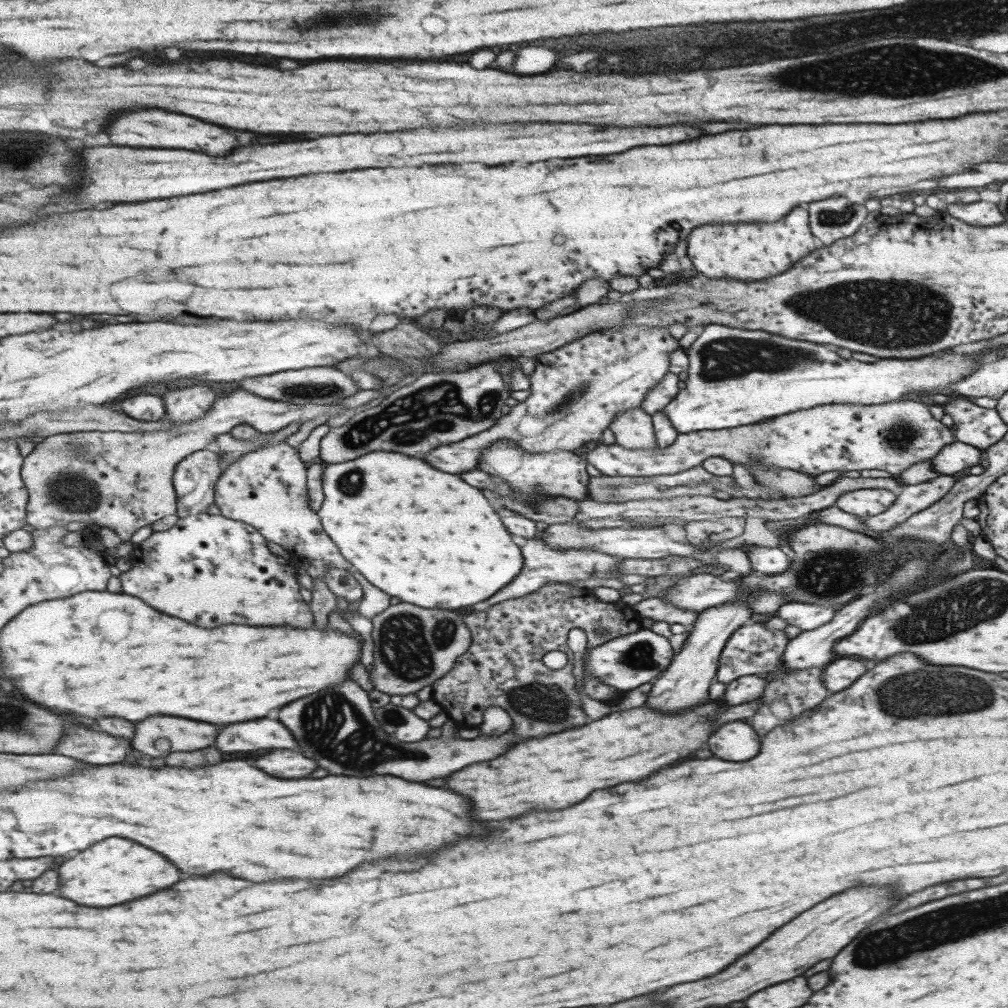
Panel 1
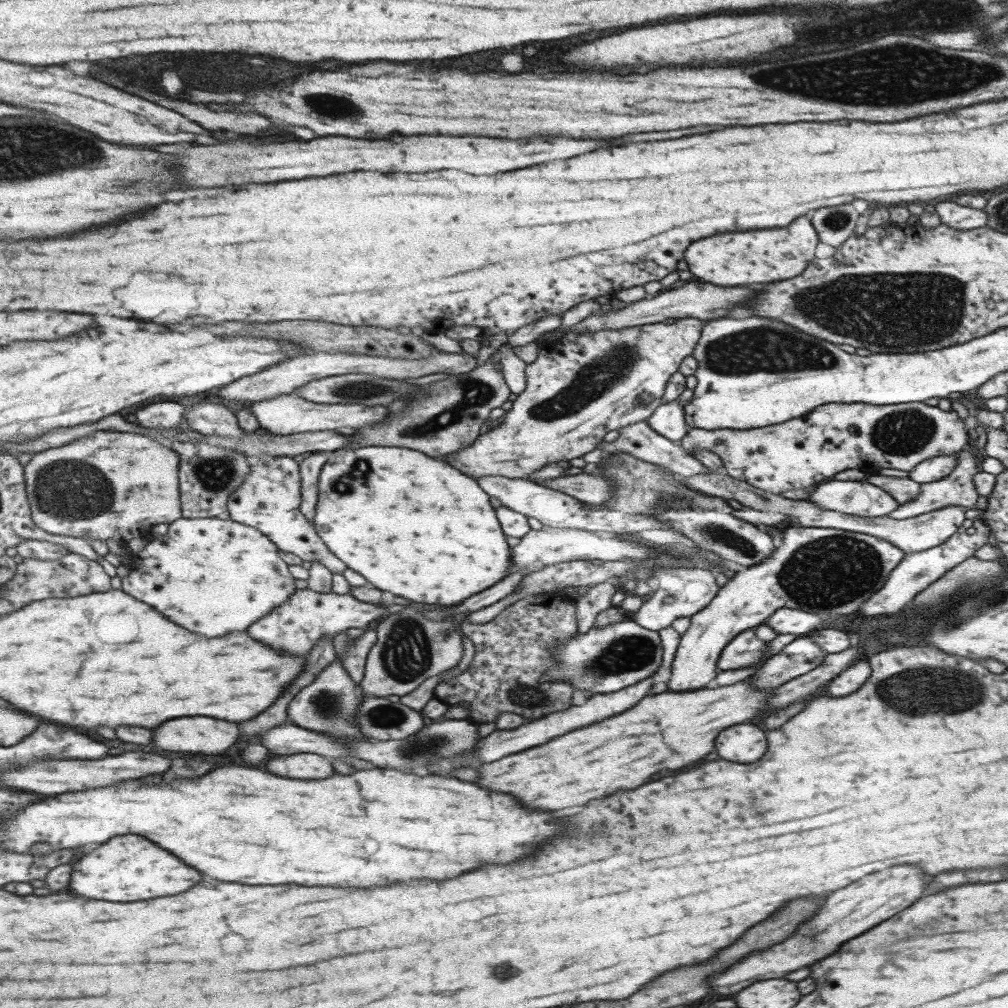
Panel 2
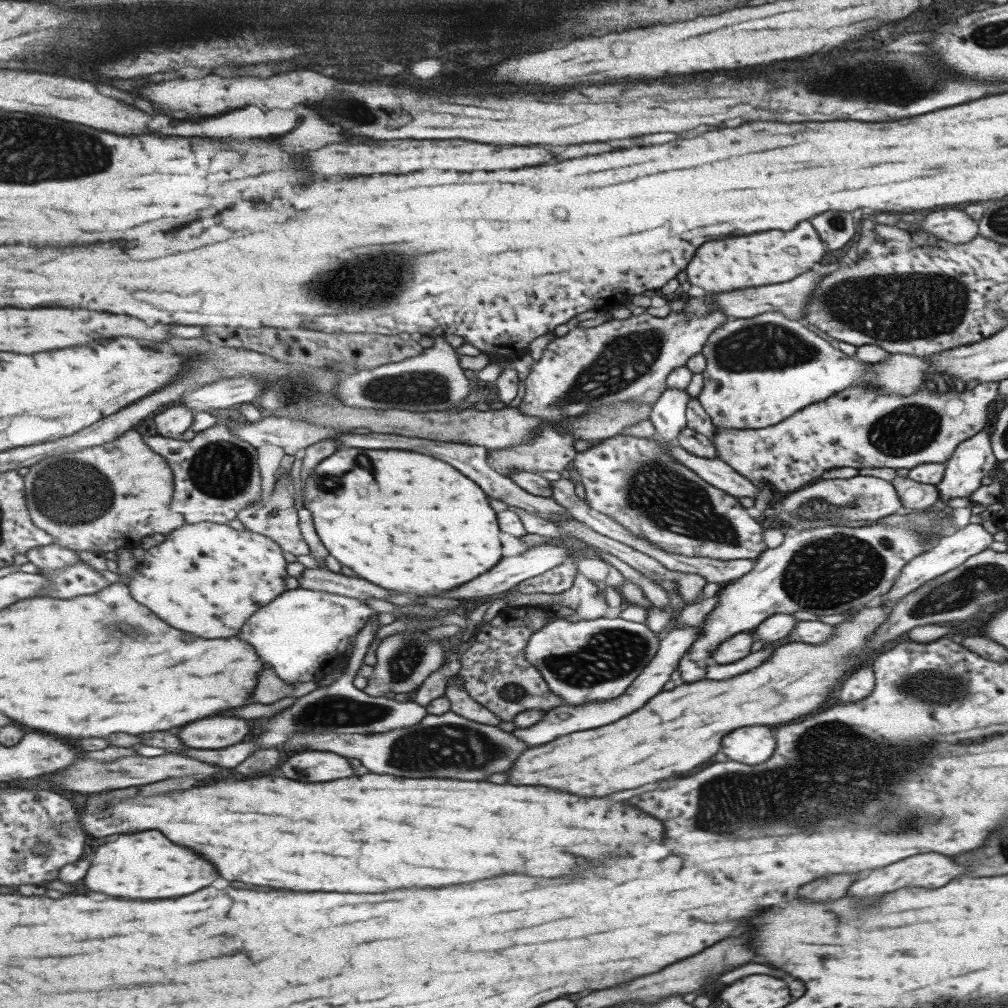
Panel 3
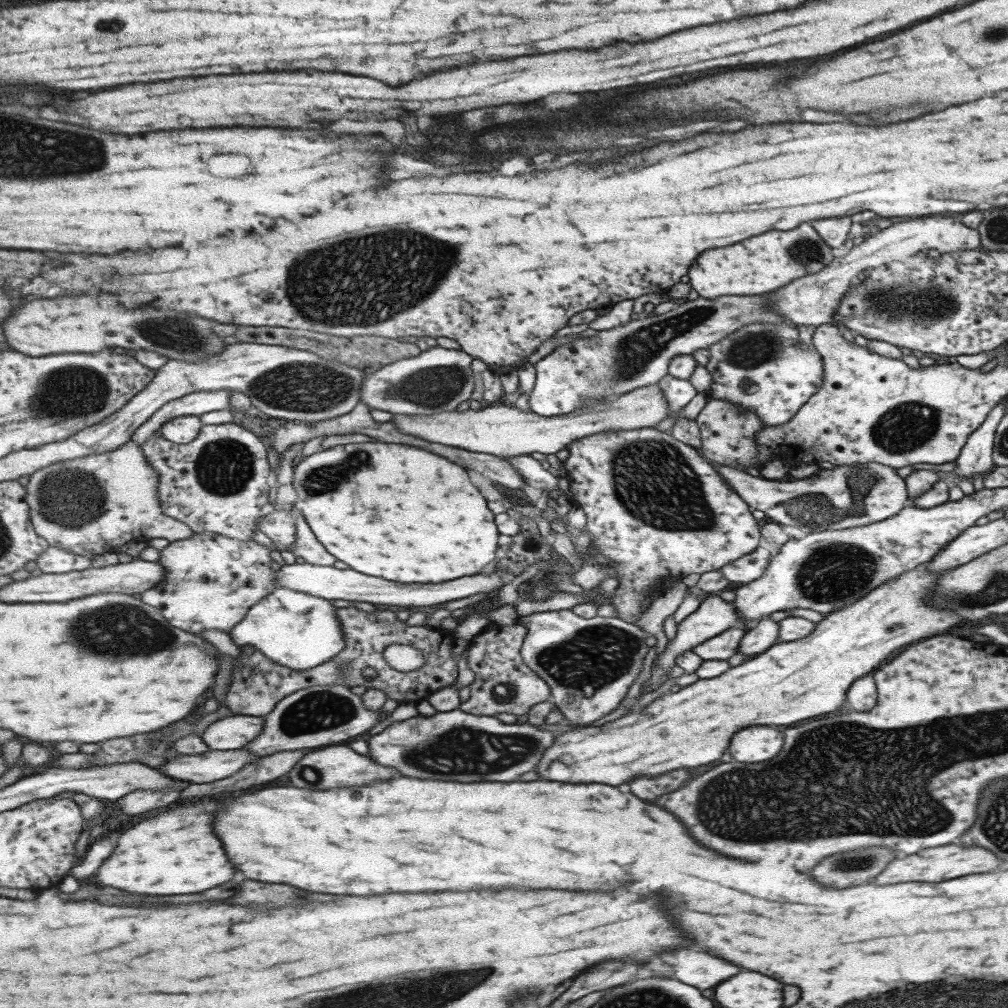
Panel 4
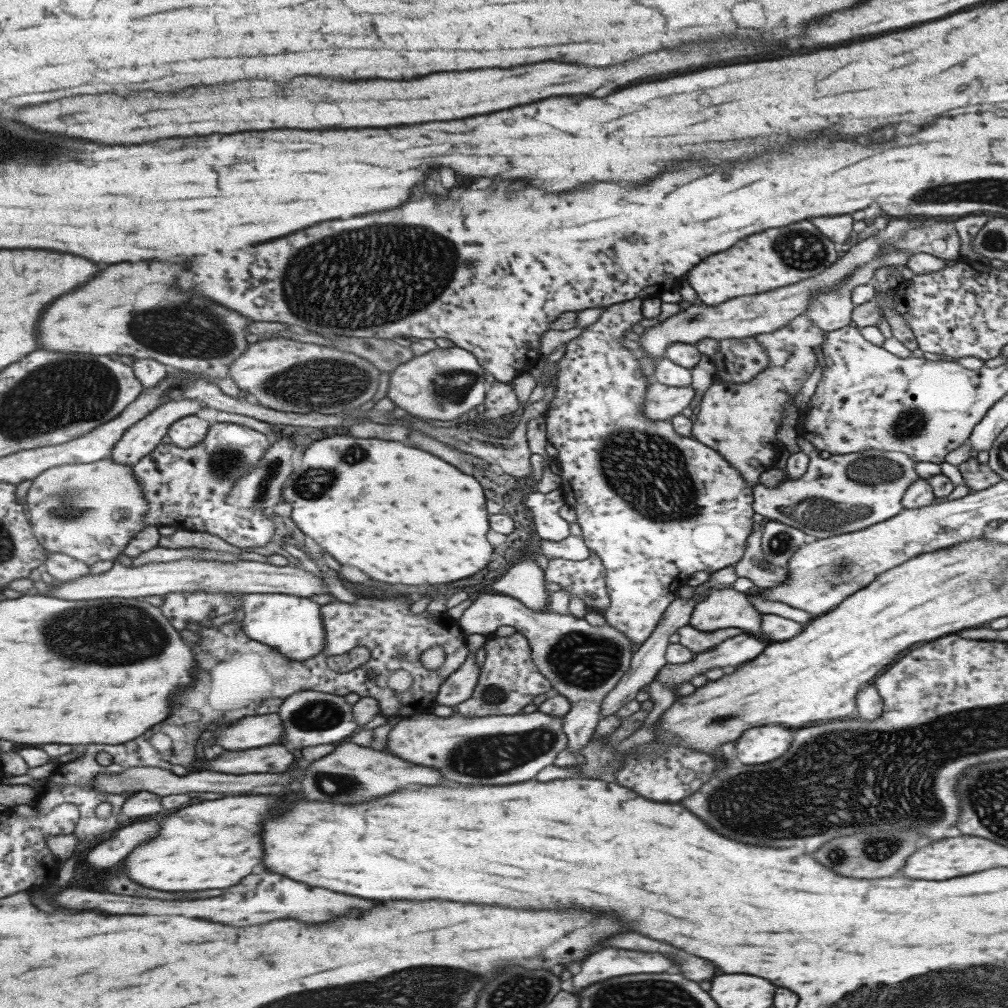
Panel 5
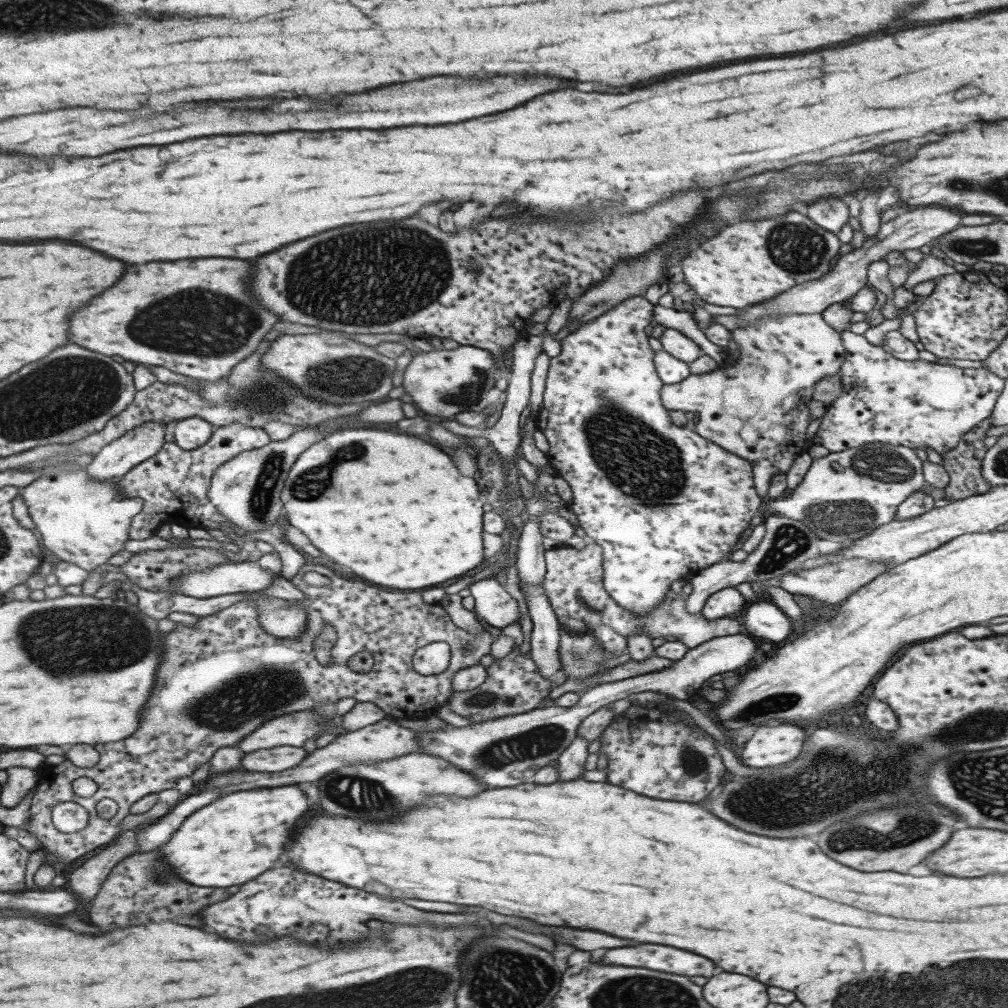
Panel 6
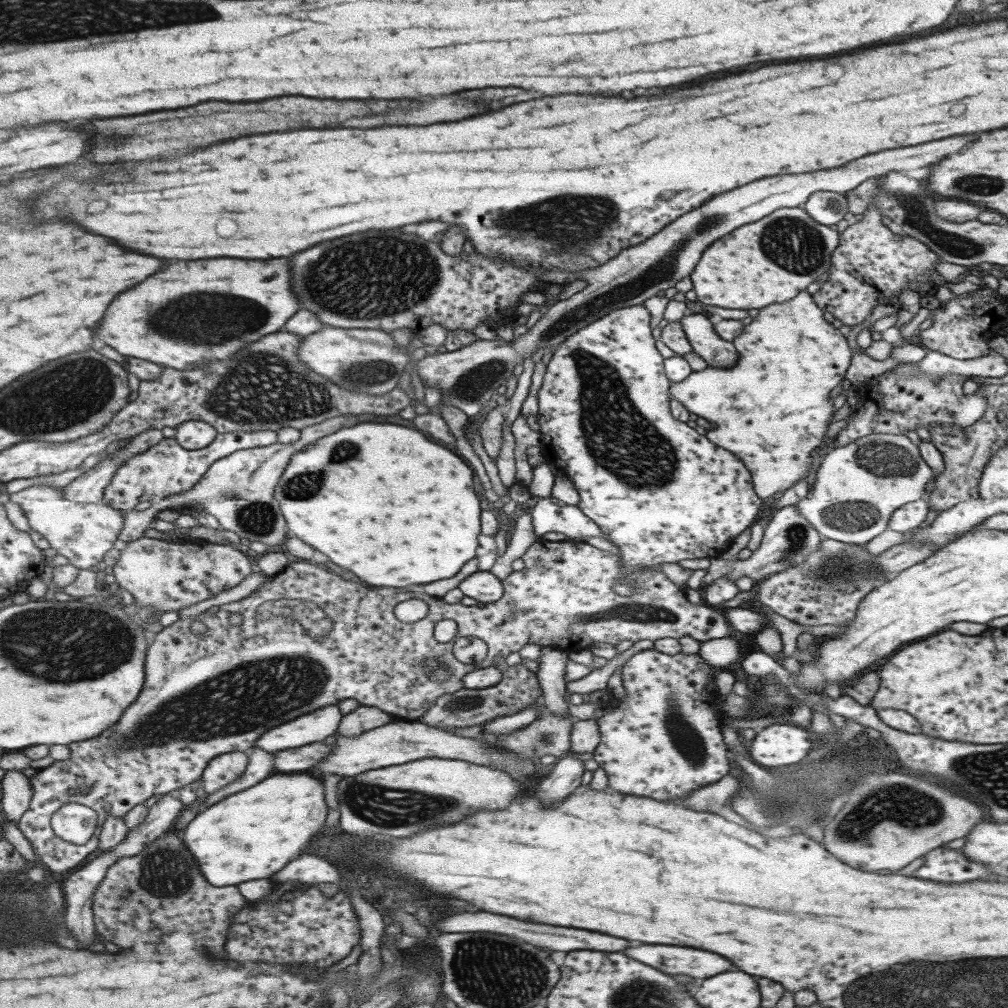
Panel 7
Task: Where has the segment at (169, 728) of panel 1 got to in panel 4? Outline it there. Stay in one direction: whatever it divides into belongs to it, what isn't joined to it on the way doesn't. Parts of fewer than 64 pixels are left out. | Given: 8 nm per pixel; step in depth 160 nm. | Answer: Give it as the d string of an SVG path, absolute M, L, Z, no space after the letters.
M231 716L213 722L201 734L201 740L211 750L235 750L259 736L263 718L257 716Z

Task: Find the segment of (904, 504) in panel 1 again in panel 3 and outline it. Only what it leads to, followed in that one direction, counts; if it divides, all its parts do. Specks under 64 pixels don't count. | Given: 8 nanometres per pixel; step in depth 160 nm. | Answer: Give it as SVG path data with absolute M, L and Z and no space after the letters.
M982 429L961 442L945 461L942 479L934 485L938 490L938 505L945 506L950 498L968 498L980 486L981 478L992 476L996 469L989 433Z

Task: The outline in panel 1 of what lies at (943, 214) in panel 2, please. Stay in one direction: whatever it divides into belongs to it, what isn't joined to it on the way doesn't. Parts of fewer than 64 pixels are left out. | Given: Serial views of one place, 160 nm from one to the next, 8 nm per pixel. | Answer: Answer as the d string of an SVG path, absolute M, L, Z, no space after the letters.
M989 201L946 204L944 212L971 226L997 226L1005 223L1003 216L997 212L997 206Z

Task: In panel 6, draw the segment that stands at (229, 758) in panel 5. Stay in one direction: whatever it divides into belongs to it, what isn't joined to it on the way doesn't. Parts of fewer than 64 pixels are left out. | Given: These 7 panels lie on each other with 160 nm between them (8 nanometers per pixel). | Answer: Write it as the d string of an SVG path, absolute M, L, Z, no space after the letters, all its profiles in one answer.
M269 748L269 750L259 750L245 754L241 760L241 768L251 770L251 772L281 772L285 768L293 768L299 760L305 758L305 750L297 748Z

